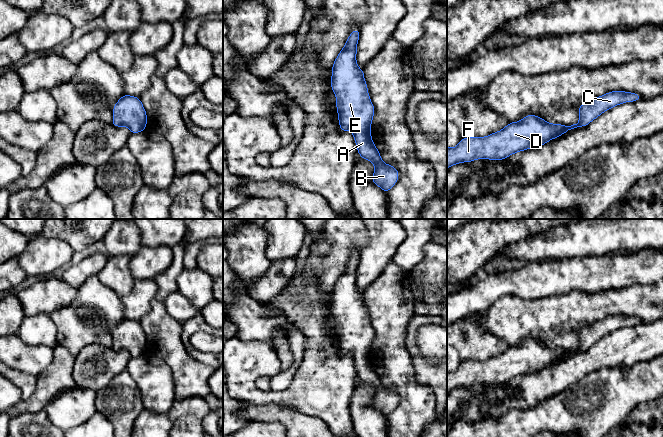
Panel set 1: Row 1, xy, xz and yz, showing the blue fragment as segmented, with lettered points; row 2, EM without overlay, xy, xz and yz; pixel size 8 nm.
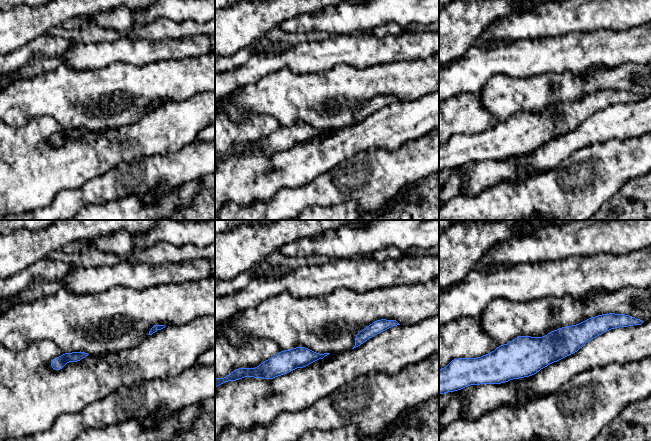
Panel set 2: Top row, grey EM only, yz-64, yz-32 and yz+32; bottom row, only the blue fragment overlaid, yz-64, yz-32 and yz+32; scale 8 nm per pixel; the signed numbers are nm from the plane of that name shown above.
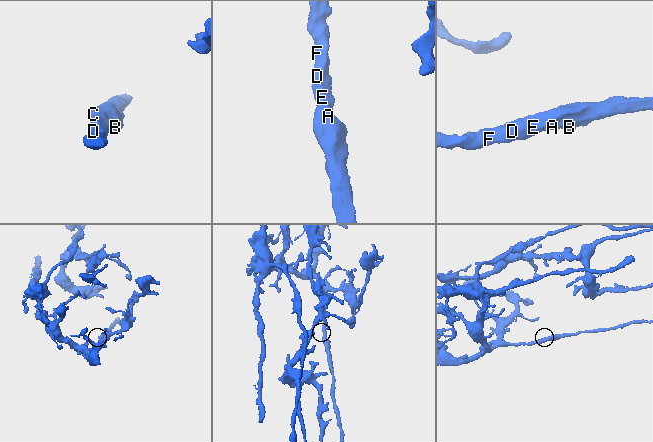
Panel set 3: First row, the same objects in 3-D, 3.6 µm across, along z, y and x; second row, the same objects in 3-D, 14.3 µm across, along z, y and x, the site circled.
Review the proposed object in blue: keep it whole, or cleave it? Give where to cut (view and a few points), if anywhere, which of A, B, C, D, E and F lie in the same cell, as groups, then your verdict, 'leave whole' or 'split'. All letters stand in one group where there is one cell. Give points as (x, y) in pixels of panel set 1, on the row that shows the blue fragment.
no cut; A B C D E F; leave whole

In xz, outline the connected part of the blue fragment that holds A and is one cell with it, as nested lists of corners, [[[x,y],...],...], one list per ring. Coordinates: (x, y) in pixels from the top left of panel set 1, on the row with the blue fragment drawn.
[[[360,30],[351,31],[332,65],[331,89],[337,103],[340,132],[350,130],[357,152],[362,159],[374,164],[372,182],[386,194],[397,183],[399,172],[393,165],[384,163],[370,134],[375,107],[368,94],[364,70],[357,65],[356,54]]]

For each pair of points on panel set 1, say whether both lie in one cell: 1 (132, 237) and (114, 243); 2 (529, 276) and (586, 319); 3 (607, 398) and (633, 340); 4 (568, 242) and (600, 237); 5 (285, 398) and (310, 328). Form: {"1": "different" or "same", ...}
{"1": "same", "2": "different", "3": "different", "4": "same", "5": "same"}

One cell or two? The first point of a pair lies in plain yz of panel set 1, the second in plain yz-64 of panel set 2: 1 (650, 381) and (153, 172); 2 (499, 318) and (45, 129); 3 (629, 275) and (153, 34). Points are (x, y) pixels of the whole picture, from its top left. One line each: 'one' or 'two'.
1: one
2: two
3: two

